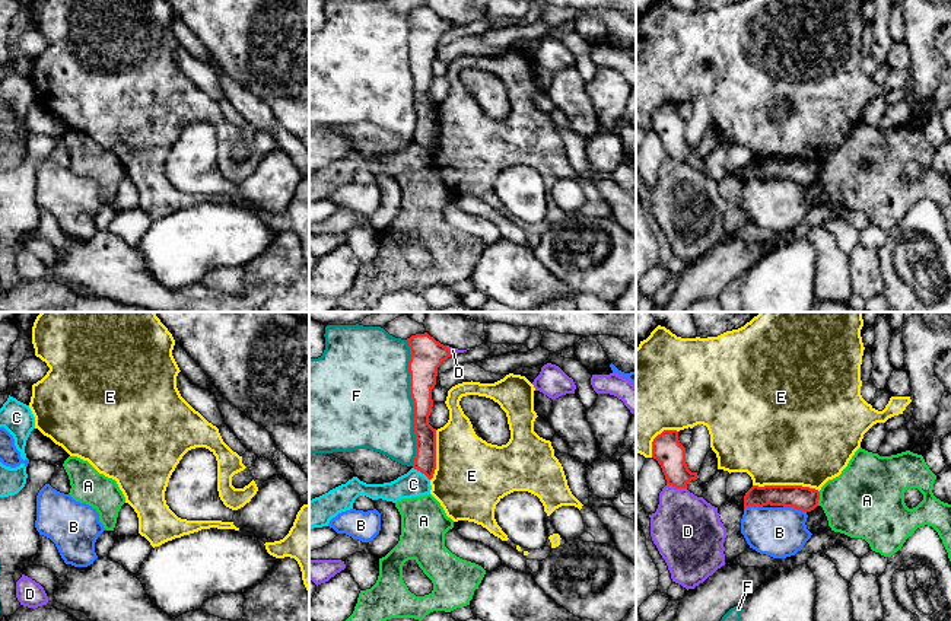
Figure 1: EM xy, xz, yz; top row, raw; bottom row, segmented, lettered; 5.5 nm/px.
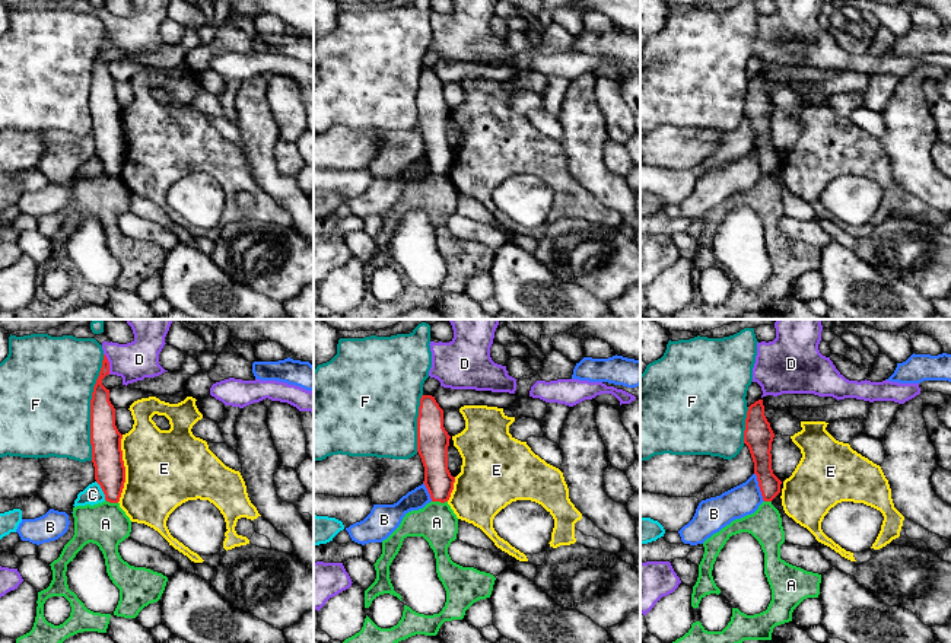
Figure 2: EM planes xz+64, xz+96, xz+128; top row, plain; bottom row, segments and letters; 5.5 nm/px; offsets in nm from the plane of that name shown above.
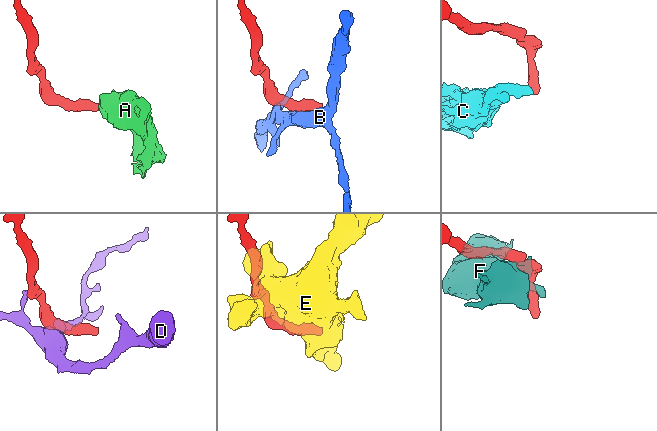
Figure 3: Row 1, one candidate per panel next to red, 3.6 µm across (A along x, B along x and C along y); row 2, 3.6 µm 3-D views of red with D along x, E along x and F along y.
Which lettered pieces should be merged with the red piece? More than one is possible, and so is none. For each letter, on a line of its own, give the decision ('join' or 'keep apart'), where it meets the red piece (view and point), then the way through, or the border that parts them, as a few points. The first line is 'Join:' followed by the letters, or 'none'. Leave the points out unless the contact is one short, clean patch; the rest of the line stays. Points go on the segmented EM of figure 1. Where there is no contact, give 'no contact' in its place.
Join: none
A: keep apart | yz (818, 499) | along yz (820, 491), (817, 505)
B: keep apart | yz (795, 508) | along yz (783, 506), (792, 506), (805, 512)
C: keep apart | xz (422, 473) | along xz (413, 467), (429, 480)
D: keep apart | yz (677, 487)
E: keep apart | yz (786, 486)
F: keep apart | xz (413, 403)

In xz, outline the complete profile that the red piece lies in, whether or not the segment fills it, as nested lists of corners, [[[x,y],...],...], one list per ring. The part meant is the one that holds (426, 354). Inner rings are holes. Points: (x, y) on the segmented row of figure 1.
[[[427,332],[408,338],[410,395],[414,405],[416,456],[413,468],[433,478],[436,469],[436,429],[429,424],[433,407],[432,389],[438,367],[452,356],[451,350]]]

